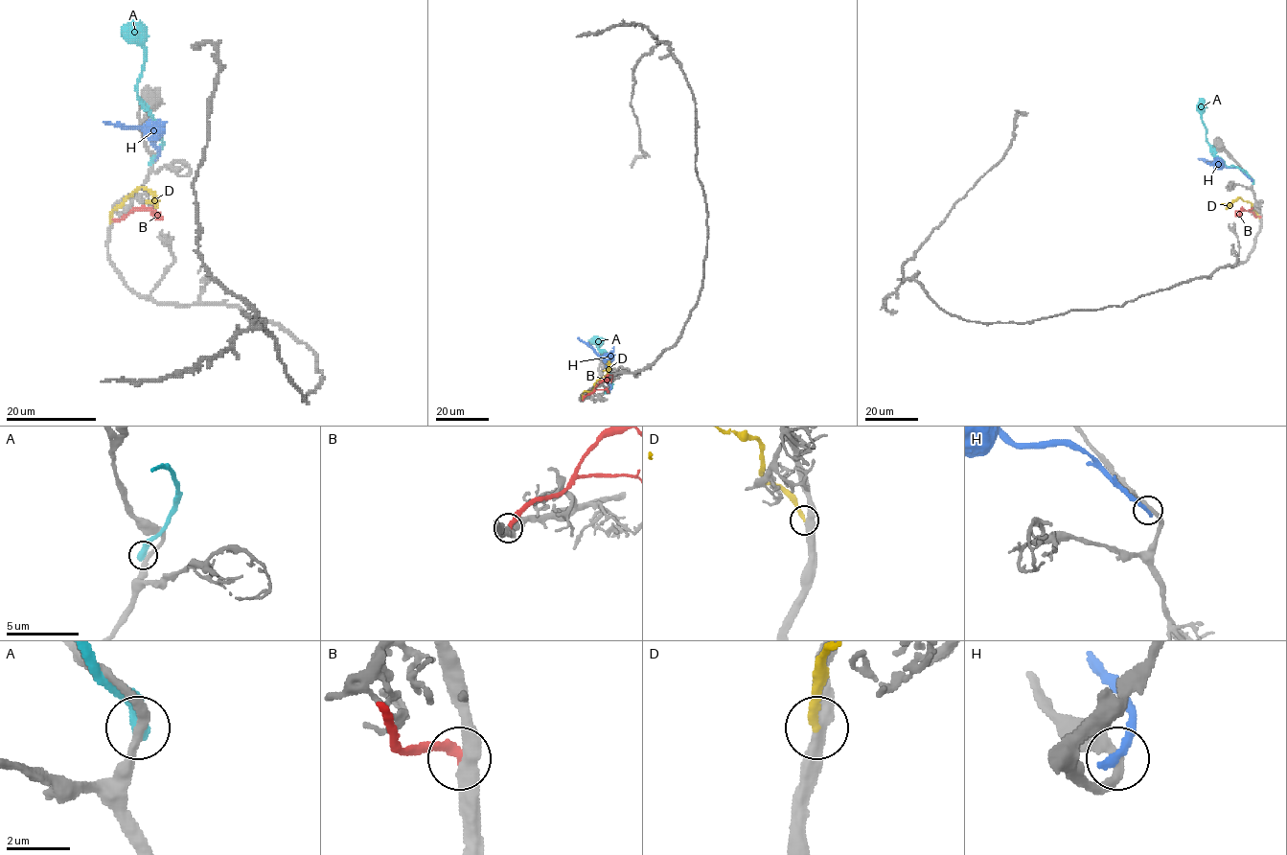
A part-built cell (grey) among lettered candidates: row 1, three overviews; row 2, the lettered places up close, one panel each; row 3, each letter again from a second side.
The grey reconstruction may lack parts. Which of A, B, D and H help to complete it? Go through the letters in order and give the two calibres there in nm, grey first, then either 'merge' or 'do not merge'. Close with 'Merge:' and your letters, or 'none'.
A: calibres 280 and 500 nm; do not merge
B: calibres 480 and 320 nm; do not merge
D: calibres 440 and 240 nm; merge
H: calibres 300 and 320 nm; do not merge
Merge: D

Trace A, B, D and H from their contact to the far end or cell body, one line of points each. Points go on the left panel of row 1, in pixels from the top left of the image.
A: (151, 163), (161, 140), (153, 136), (154, 120), (136, 93), (136, 80), (145, 62), (143, 37), (128, 22)
B: (110, 220), (122, 219), (136, 209), (148, 209), (161, 217), (157, 219)
D: (110, 221), (111, 212), (140, 188), (147, 188), (157, 200)
H: (157, 157), (159, 150), (150, 133), (103, 121)

